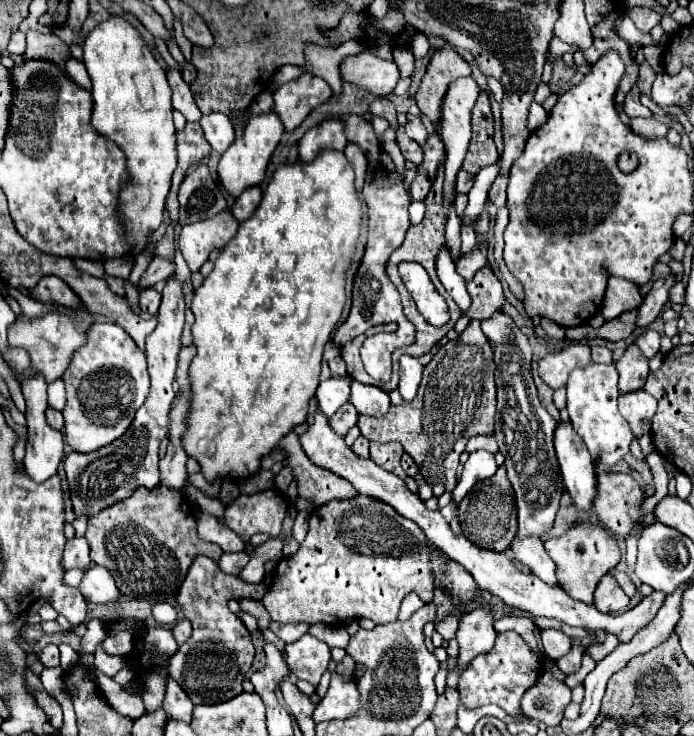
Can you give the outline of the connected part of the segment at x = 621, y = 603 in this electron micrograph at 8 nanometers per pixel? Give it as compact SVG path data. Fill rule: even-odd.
M605 575L595 591L595 607L601 613L619 613L623 609L629 607L629 597L625 595L625 591L617 585L615 577Z

